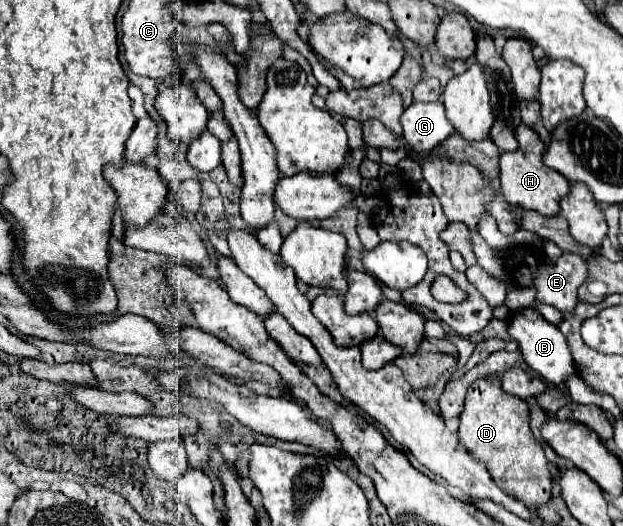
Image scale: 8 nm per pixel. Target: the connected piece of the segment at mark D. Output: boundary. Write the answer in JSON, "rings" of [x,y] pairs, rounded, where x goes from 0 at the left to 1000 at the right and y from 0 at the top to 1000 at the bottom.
{"rings":[[[796,713],[764,721],[751,736],[748,770],[738,789],[735,827],[742,846],[770,876],[783,884],[790,911],[828,949],[841,952],[851,968],[880,956],[886,899],[870,846],[854,831],[848,808],[848,766],[806,743],[803,721]]]}

